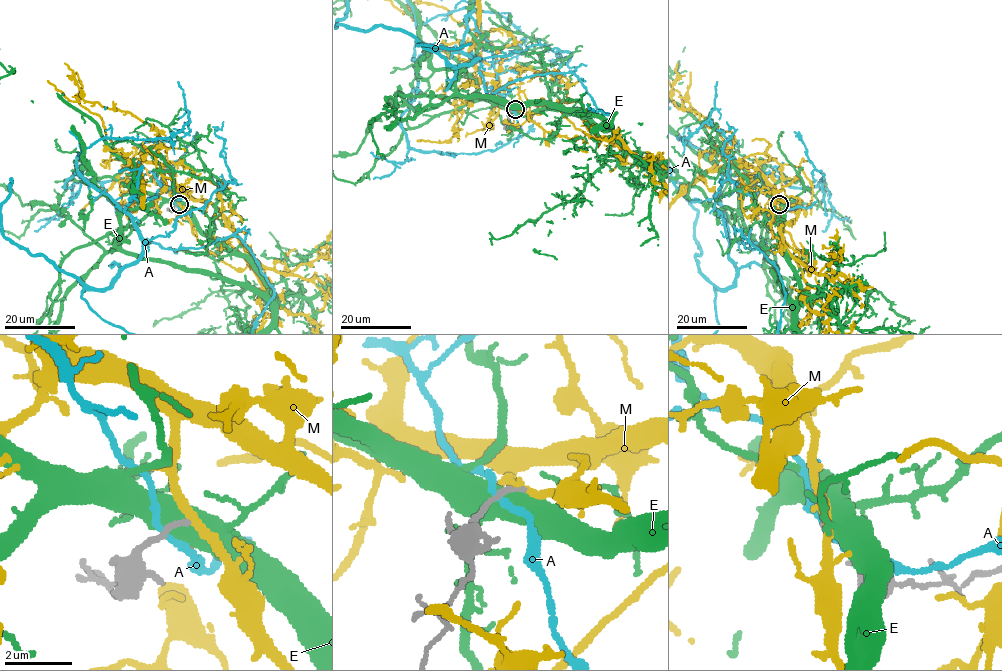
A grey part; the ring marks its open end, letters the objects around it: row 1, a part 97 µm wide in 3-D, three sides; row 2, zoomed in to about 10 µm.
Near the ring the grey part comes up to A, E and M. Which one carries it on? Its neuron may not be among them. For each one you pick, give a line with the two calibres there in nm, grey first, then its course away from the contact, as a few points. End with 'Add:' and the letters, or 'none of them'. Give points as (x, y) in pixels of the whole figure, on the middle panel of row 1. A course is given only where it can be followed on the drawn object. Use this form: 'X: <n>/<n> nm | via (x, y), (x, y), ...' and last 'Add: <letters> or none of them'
Add: none of them

